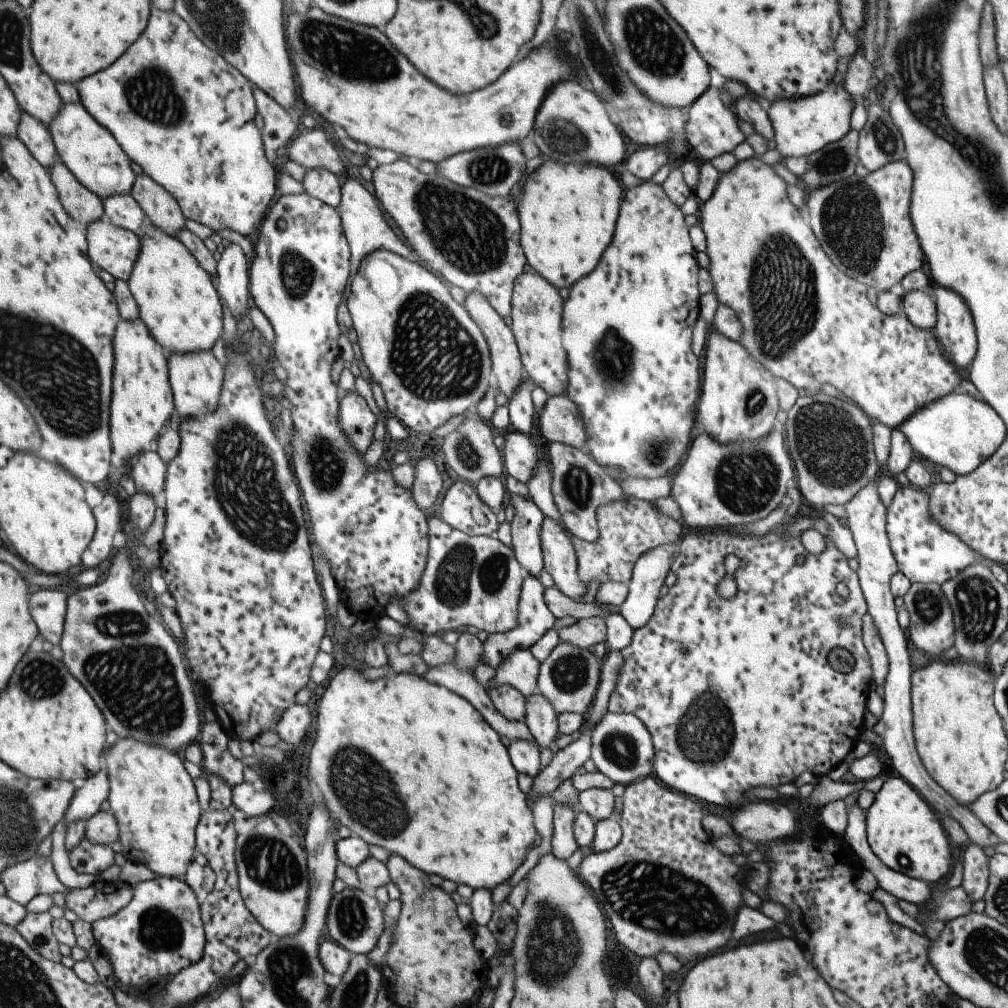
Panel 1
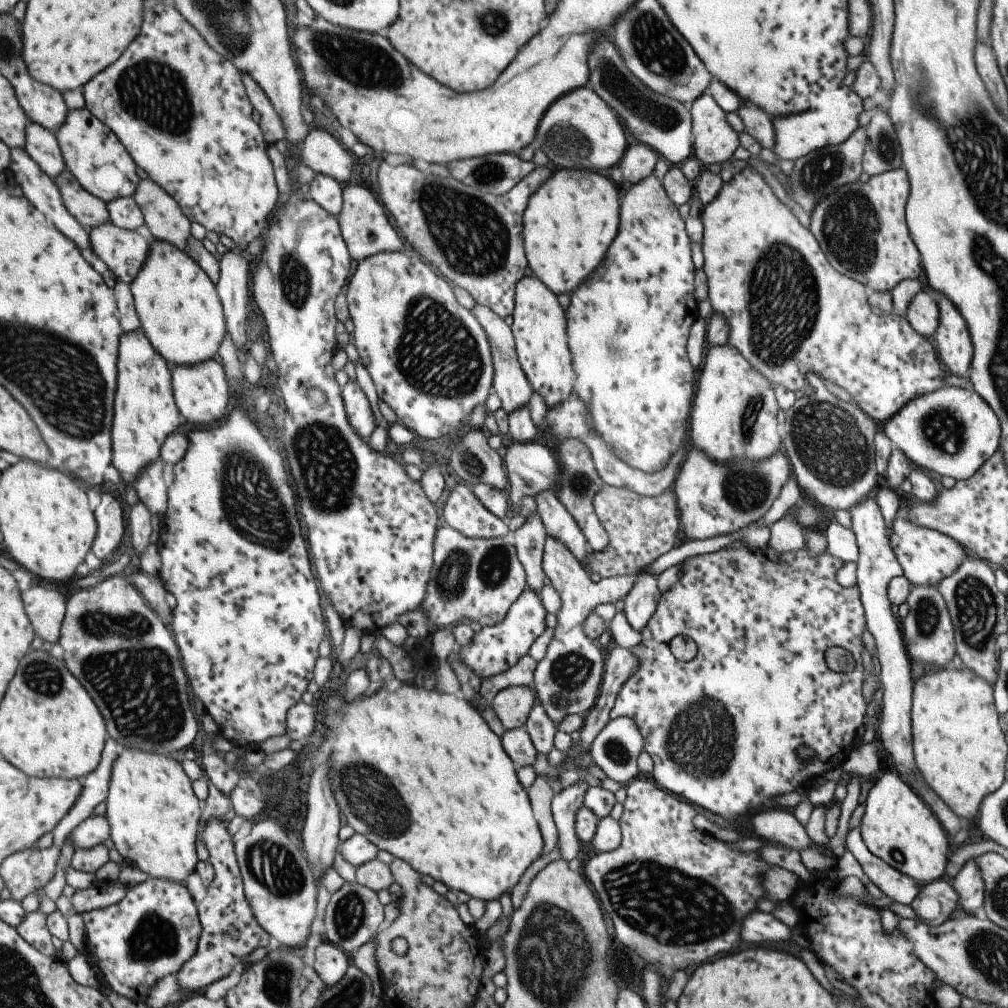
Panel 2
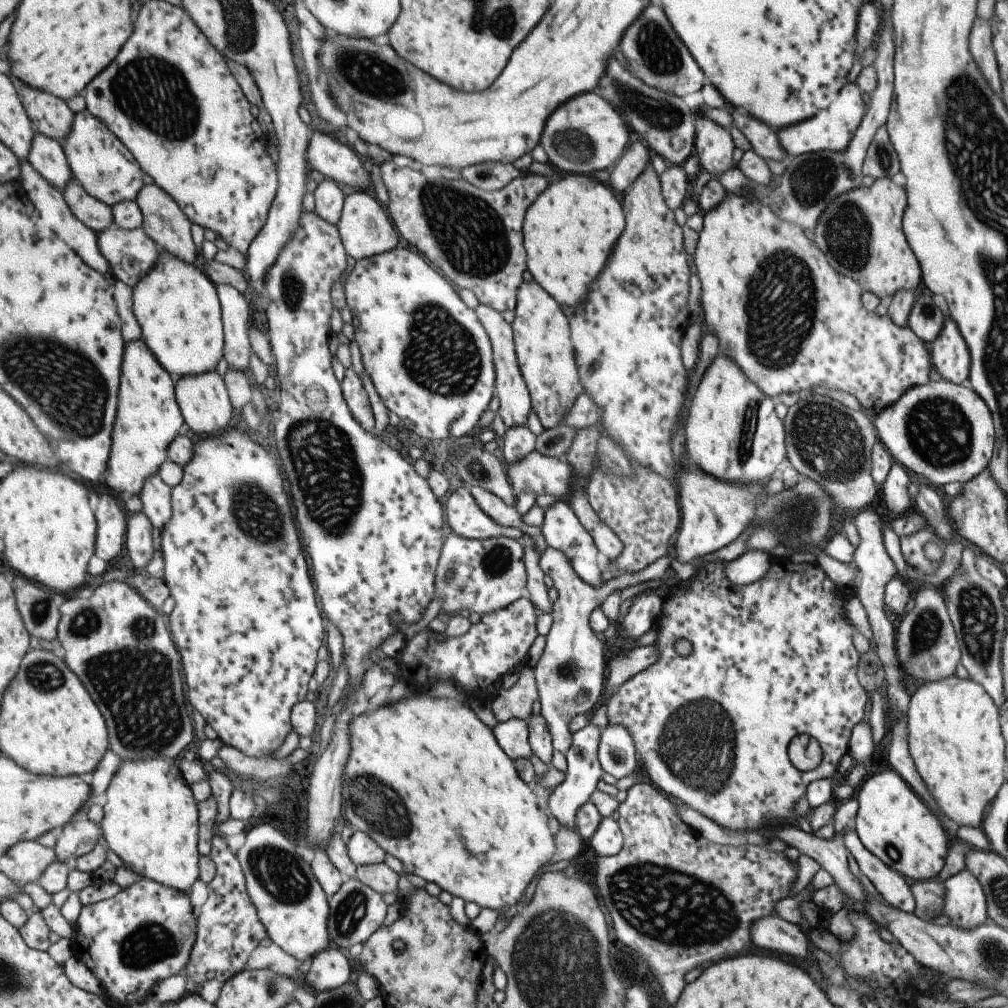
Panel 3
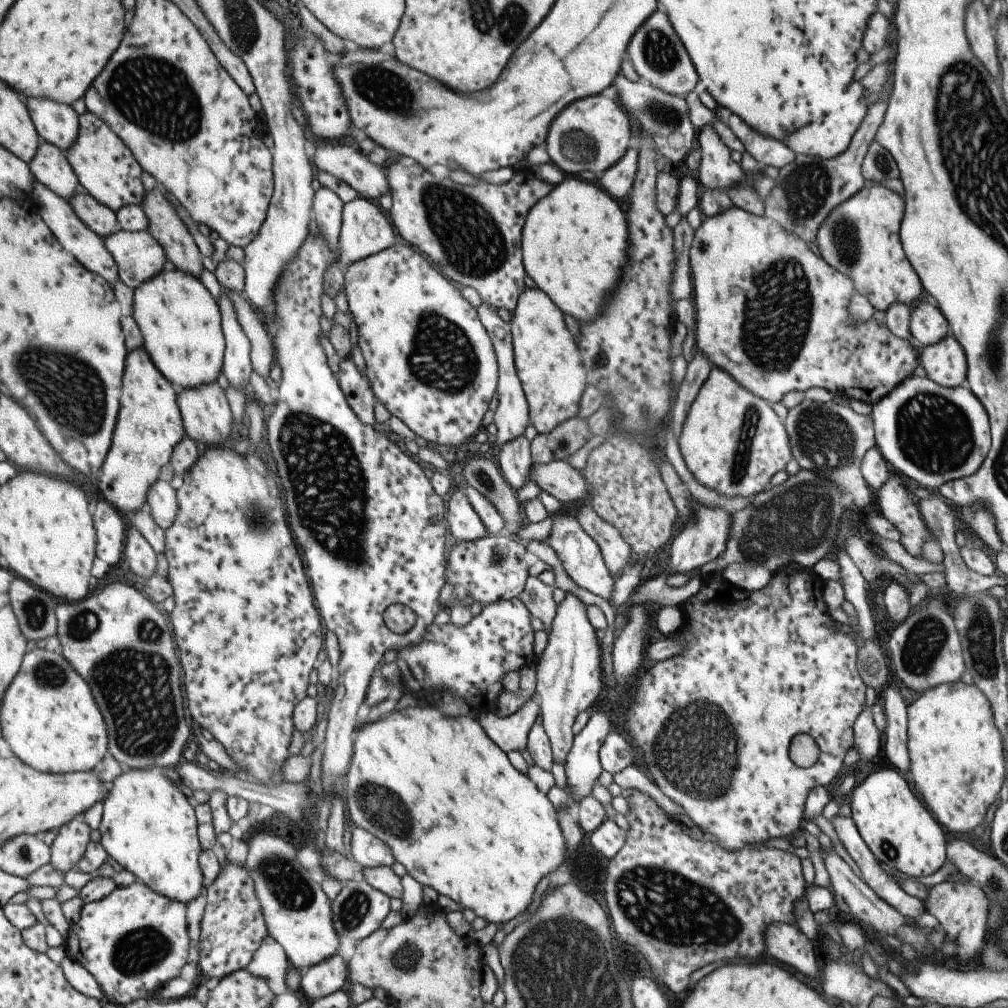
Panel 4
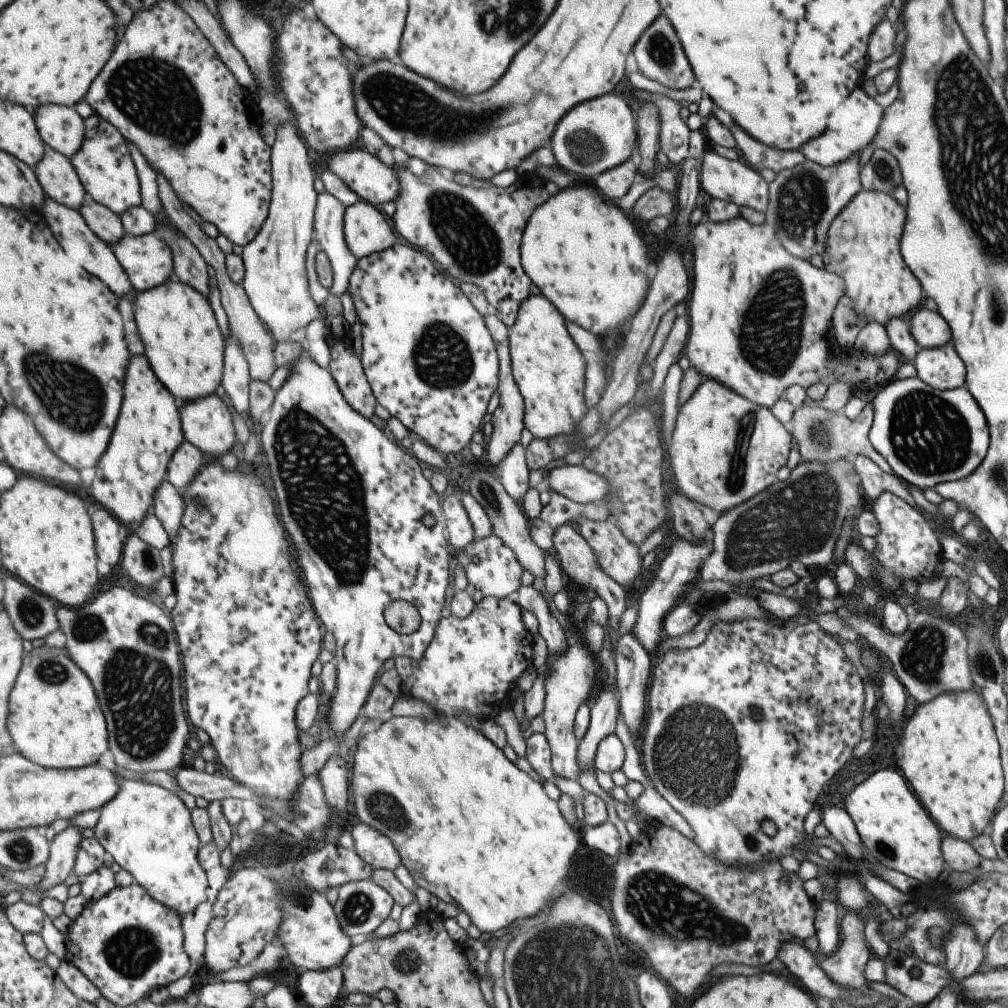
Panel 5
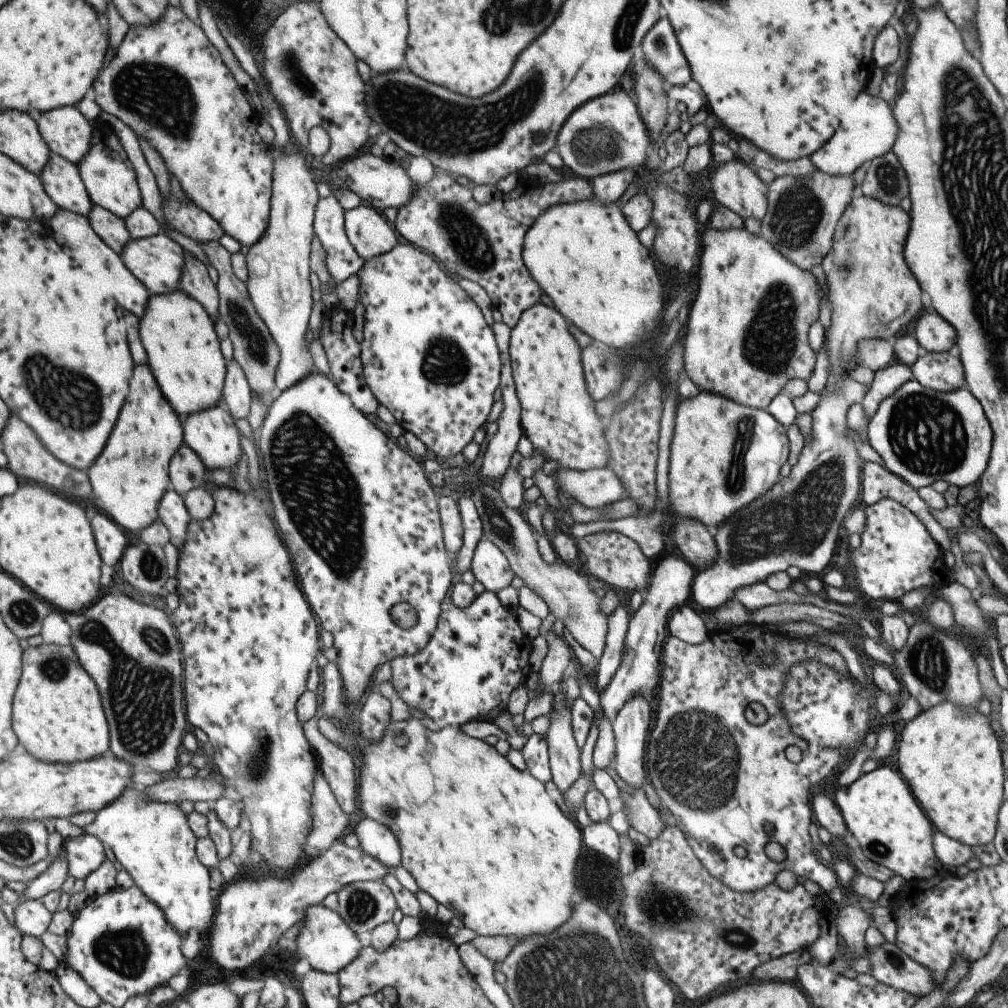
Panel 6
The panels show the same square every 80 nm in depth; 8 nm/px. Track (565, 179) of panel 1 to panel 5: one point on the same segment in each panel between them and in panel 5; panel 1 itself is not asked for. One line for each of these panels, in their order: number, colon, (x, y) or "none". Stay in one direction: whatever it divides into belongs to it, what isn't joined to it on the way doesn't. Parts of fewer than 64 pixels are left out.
2: (570, 219)
3: (569, 229)
4: (574, 240)
5: (581, 252)

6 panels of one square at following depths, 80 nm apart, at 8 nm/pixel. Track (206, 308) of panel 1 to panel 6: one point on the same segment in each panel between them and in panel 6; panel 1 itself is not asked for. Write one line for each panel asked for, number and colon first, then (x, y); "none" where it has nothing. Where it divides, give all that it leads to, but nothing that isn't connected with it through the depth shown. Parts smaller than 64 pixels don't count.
2: (180, 308)
3: (179, 309)
4: (182, 323)
5: (182, 337)
6: (182, 344)

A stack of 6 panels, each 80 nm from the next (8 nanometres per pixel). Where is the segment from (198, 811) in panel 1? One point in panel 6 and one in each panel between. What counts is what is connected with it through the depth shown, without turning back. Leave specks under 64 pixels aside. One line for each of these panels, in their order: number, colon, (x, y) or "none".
2: (155, 816)
3: (151, 821)
4: (149, 827)
5: (147, 830)
6: (153, 841)

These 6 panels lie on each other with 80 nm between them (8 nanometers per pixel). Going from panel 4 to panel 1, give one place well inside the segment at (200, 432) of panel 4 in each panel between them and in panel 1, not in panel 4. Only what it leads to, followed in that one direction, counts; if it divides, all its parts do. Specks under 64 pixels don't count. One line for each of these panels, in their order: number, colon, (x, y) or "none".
1: (198, 380)
2: (203, 393)
3: (205, 401)

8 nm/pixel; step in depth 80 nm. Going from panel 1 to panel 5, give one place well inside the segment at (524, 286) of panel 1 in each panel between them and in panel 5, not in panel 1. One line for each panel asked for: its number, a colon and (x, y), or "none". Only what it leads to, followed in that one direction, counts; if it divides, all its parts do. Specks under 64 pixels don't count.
2: (538, 327)
3: (542, 345)
4: (546, 361)
5: (547, 367)

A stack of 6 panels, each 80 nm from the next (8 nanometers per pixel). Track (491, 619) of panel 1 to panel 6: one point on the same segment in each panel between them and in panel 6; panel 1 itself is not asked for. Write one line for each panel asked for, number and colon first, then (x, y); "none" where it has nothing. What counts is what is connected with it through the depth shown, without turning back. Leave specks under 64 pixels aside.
2: (479, 579)
3: (478, 575)
4: (489, 569)
5: (491, 568)
6: (489, 567)

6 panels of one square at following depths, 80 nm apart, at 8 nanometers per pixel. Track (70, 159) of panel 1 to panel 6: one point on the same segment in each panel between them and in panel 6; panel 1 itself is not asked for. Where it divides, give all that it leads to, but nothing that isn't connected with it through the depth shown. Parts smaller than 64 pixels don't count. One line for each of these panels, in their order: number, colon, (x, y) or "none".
2: (93, 152)
3: (100, 161)
4: (107, 169)
5: (105, 164)
6: (110, 177)

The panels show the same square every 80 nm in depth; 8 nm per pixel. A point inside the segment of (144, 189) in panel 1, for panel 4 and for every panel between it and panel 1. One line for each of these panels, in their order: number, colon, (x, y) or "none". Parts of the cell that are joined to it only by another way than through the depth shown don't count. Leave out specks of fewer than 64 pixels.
2: (165, 219)
3: (165, 222)
4: (165, 225)

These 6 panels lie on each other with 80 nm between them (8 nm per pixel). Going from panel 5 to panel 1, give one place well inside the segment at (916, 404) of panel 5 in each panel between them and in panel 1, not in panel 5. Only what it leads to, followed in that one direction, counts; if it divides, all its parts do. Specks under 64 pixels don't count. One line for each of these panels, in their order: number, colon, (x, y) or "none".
1: (958, 432)
2: (951, 431)
3: (940, 432)
4: (930, 435)

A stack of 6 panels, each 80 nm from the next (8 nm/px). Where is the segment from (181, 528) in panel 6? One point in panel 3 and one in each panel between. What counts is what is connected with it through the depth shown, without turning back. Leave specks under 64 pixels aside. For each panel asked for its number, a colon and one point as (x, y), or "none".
3: (156, 496)
4: (163, 503)
5: (169, 505)

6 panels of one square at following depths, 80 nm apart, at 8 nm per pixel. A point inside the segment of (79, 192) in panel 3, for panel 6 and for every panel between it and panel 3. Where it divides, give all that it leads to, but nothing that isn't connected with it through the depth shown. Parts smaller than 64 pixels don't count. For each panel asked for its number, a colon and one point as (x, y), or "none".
4: (101, 219)
5: (108, 225)
6: (113, 230)

